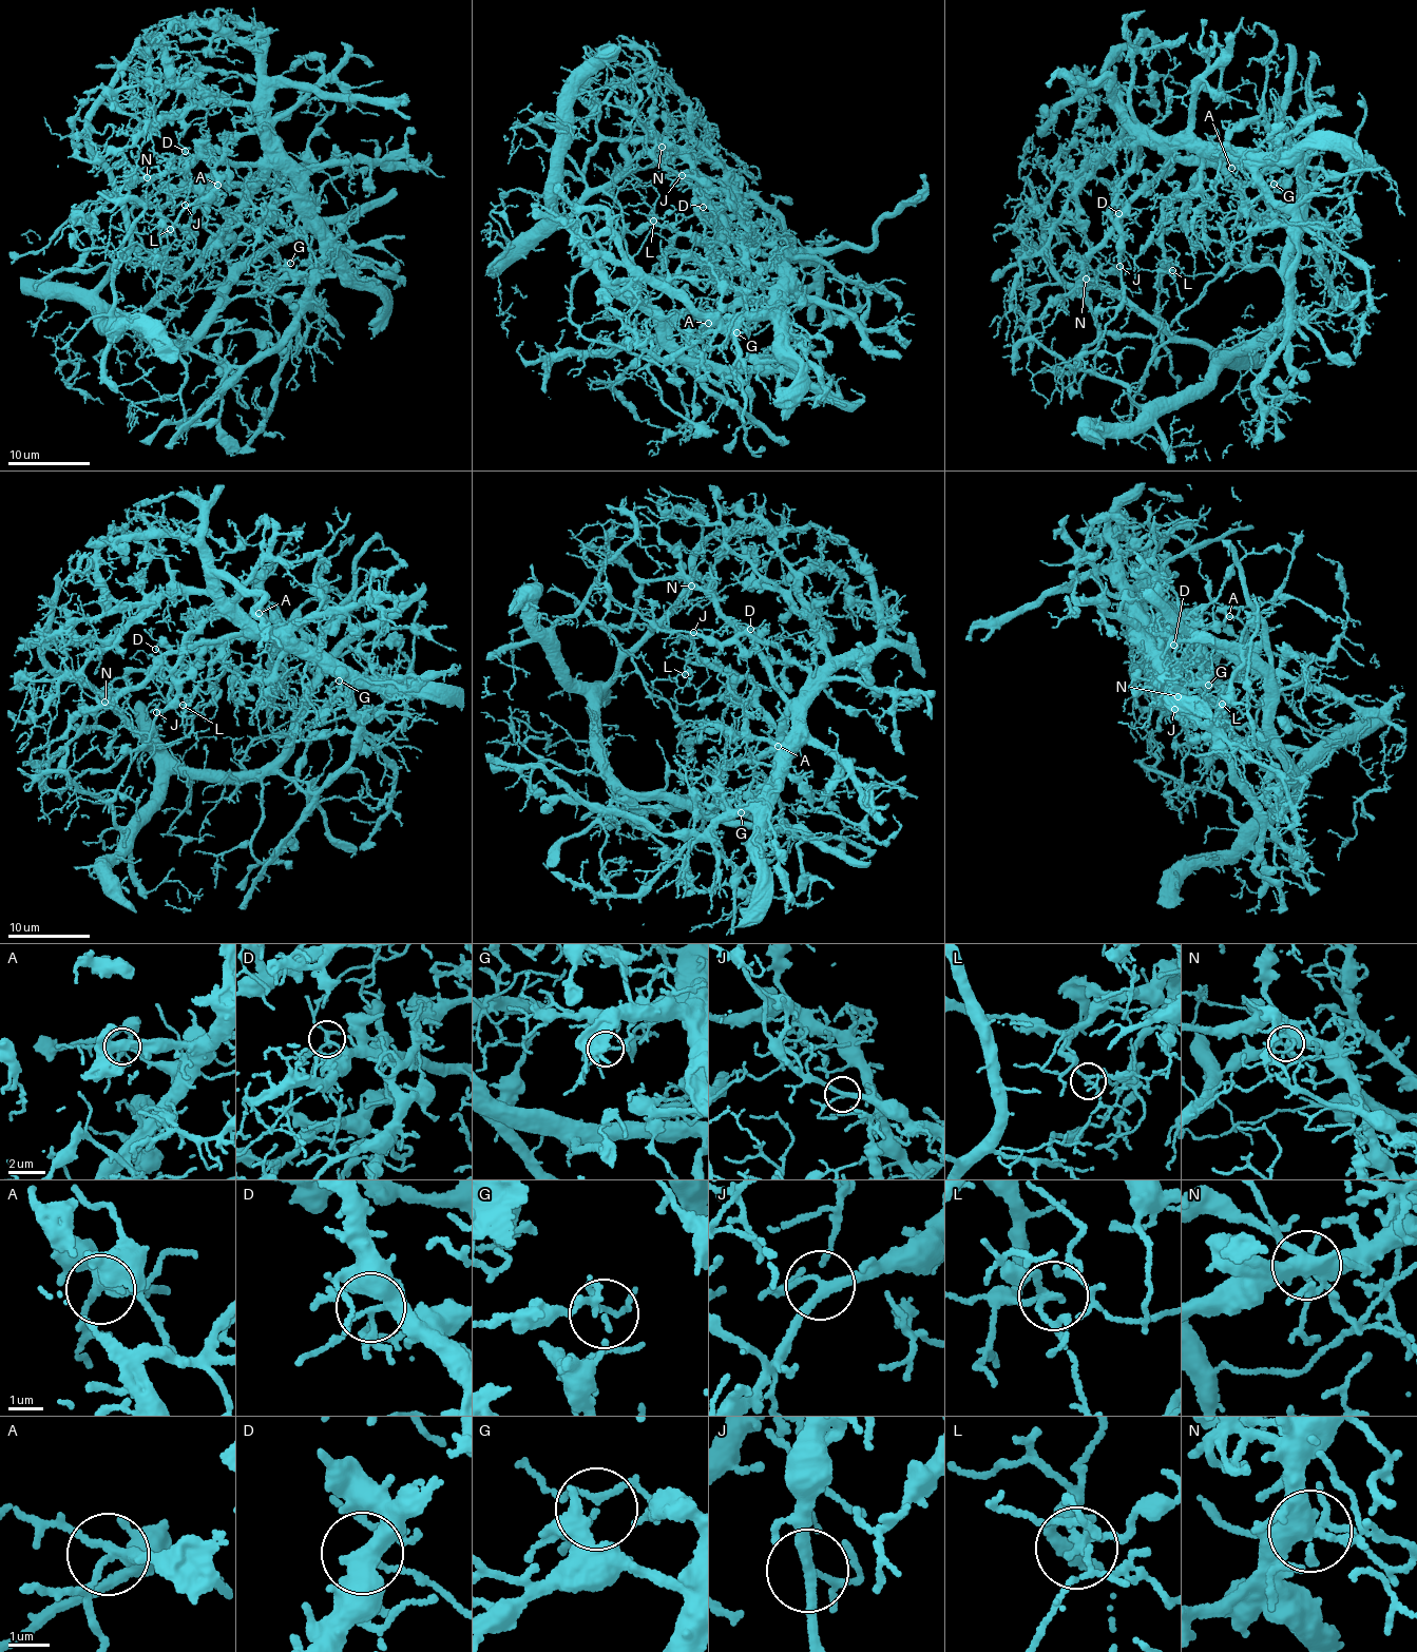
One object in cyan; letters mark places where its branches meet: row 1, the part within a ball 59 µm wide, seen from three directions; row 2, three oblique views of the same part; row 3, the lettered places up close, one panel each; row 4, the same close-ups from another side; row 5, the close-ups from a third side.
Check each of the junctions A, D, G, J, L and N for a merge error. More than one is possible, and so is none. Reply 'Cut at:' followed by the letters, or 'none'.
Cut at: L

